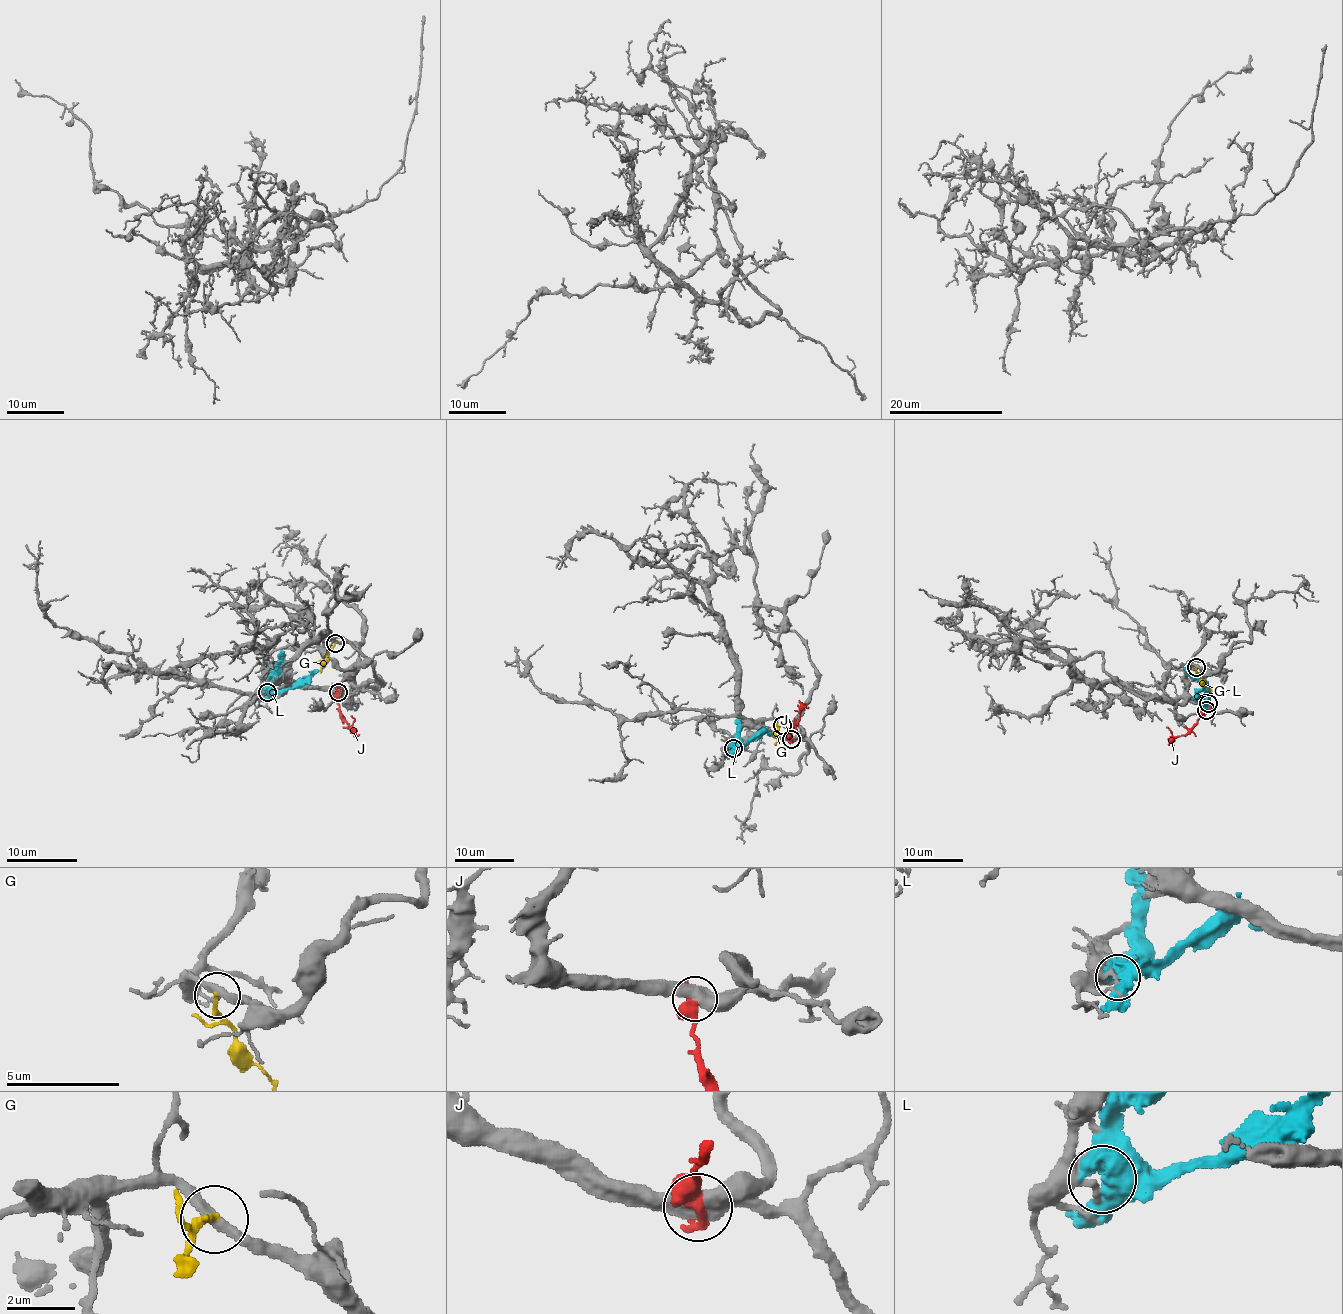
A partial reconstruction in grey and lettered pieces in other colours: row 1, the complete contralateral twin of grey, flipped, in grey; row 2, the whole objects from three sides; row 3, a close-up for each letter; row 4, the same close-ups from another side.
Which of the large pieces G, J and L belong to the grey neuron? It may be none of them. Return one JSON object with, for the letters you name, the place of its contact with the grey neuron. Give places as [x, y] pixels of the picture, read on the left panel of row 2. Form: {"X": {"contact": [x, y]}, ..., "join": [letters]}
{"join": []}

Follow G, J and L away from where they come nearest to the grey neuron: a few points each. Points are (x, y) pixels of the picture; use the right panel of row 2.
G: (1196, 667), (1201, 681), (1211, 692)
J: (1207, 710), (1184, 735), (1173, 737), (1166, 726)
L: (1207, 704), (1199, 697), (1202, 689)

